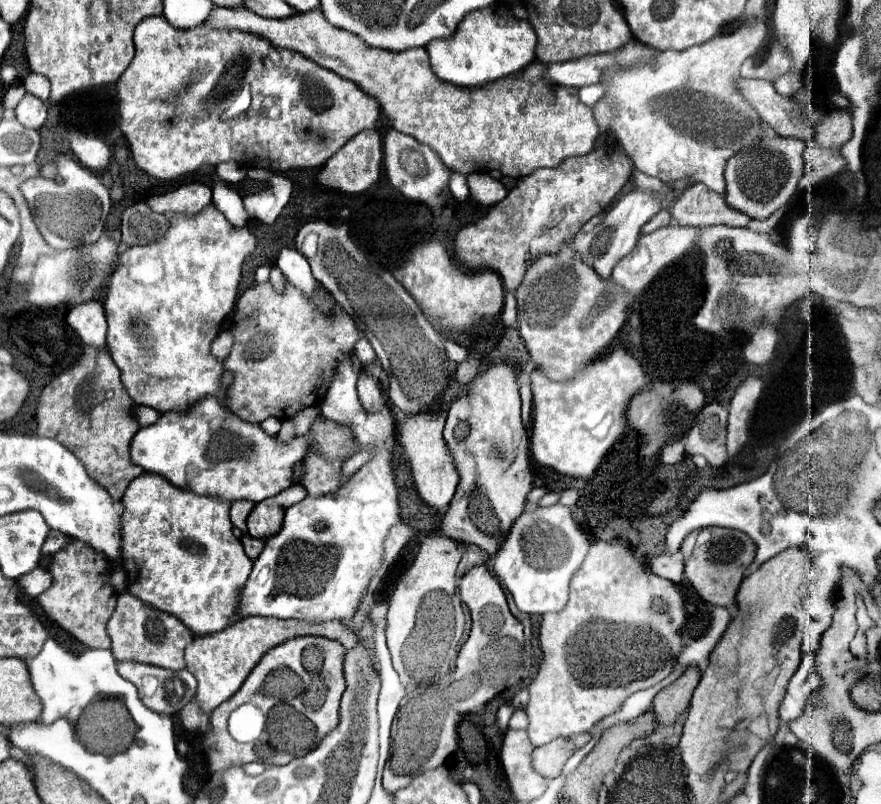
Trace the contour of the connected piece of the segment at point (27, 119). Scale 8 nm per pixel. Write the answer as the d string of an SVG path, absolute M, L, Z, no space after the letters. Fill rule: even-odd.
M24 94L20 104L16 106L16 118L22 126L26 128L36 128L36 96L34 94Z

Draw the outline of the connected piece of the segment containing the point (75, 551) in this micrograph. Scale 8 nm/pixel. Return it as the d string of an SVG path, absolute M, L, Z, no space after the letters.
M74 540L52 556L52 564L48 570L52 572L54 582L50 590L38 596L44 612L88 648L110 648L106 624L114 612L118 598L118 592L108 582L112 564L90 550L84 542Z

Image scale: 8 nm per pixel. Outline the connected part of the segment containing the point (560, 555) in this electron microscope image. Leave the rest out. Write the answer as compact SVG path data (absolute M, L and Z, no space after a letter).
M554 504L550 508L532 508L514 522L506 542L500 546L496 558L492 560L492 570L500 586L512 594L520 612L560 612L568 602L570 580L584 562L588 548L590 540L576 526L566 506Z

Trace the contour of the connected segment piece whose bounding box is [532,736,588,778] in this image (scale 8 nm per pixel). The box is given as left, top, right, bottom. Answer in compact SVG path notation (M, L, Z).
M586 736L580 738L580 744L572 738L558 738L546 746L540 746L534 750L532 754L532 766L536 768L536 772L540 772L546 778L554 778L558 776L560 768L566 764L566 760L580 750L586 744Z

